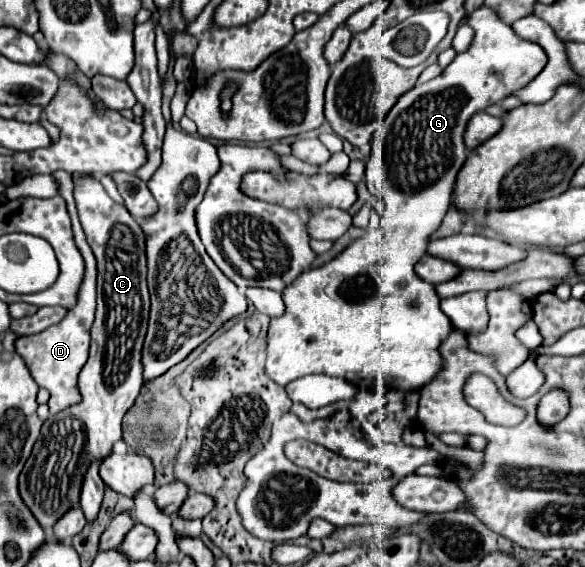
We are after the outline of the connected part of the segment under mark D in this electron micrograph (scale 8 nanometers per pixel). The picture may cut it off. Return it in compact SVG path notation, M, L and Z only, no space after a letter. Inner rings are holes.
M57 170L57 172L53 172L53 178L59 184L59 196L63 196L65 202L67 202L67 210L69 210L71 220L73 220L75 242L77 242L77 248L81 250L81 254L85 258L85 280L81 284L81 296L79 296L77 306L73 310L69 310L67 316L59 324L49 326L47 330L33 334L33 336L21 336L17 340L17 352L25 360L31 376L35 378L35 382L41 388L47 388L49 394L51 394L49 414L57 414L57 412L69 408L69 404L77 404L77 400L81 398L79 392L77 392L77 376L79 376L79 372L81 372L81 368L87 360L87 352L89 352L89 330L91 330L93 316L95 316L95 278L97 278L97 260L95 260L95 256L93 256L93 252L91 252L91 248L85 240L83 228L81 228L79 218L77 218L71 174L65 172L65 170Z

